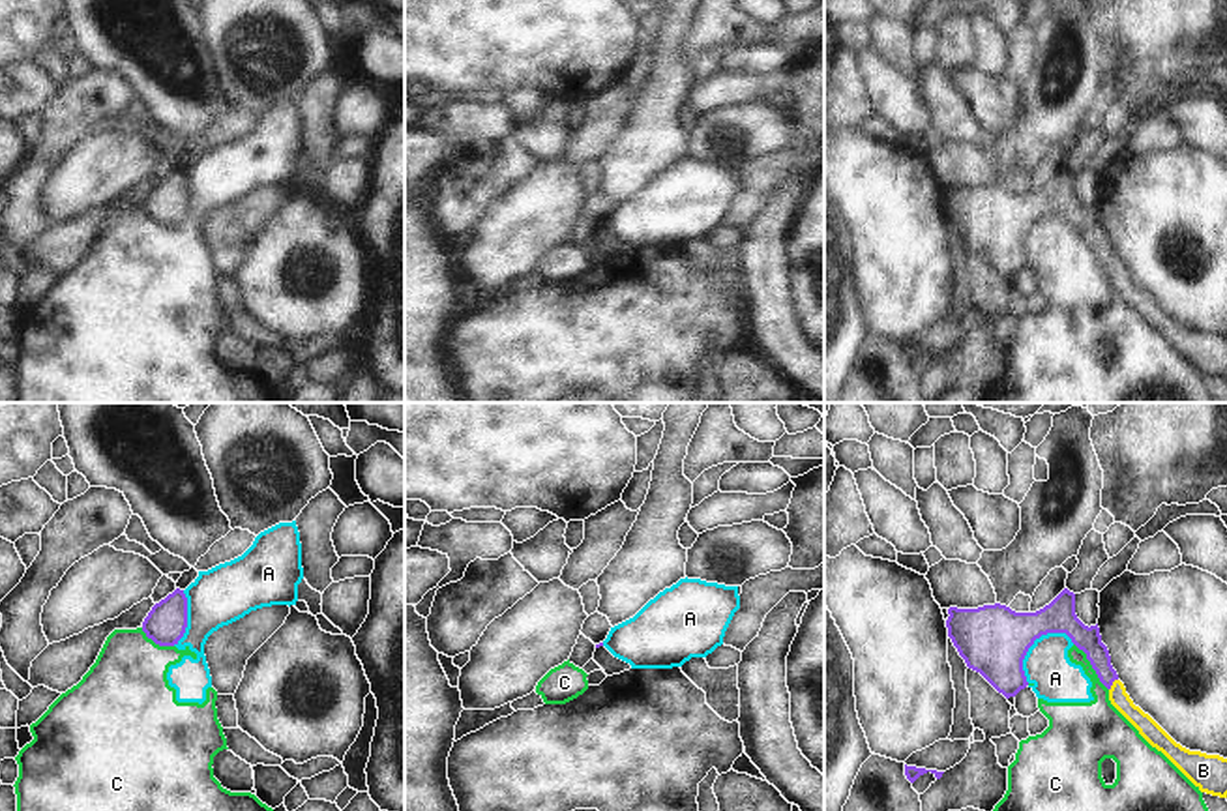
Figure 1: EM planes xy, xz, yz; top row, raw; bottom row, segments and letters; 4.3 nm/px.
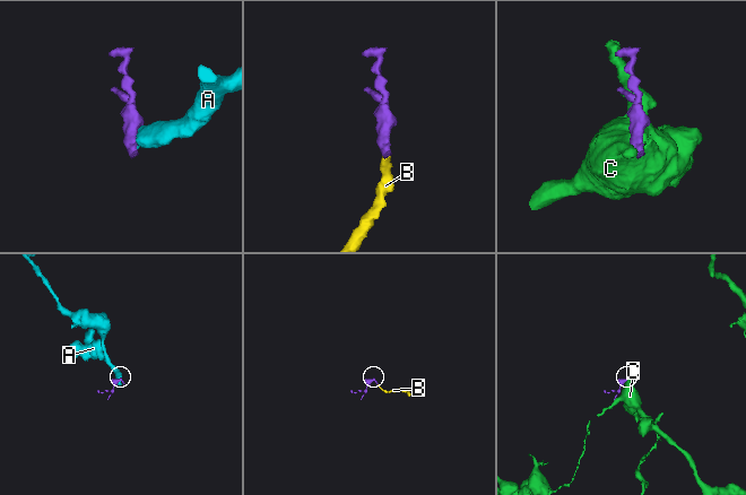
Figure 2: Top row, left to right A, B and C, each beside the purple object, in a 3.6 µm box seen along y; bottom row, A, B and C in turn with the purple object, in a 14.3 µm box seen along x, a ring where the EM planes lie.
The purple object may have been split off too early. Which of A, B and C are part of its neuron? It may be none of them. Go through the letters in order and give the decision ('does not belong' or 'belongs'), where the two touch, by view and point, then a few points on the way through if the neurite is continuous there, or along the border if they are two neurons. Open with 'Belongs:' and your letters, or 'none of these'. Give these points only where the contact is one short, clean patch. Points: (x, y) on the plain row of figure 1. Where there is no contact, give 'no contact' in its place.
Belongs: B
A: does not belong; meets purple in yz at (1031, 225); border along yz (1064, 212), (1042, 214), (1029, 229), (1023, 240), (1027, 263)
B: belongs; meets purple in yz at (1111, 265); runs through yz (1087, 220), (1096, 231), (1111, 265), (1119, 280), (1149, 309)
C: does not belong; meets purple in yz at (1093, 248)

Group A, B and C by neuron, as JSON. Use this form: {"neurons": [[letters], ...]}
{"neurons": [["A", "C"], ["B"]]}

